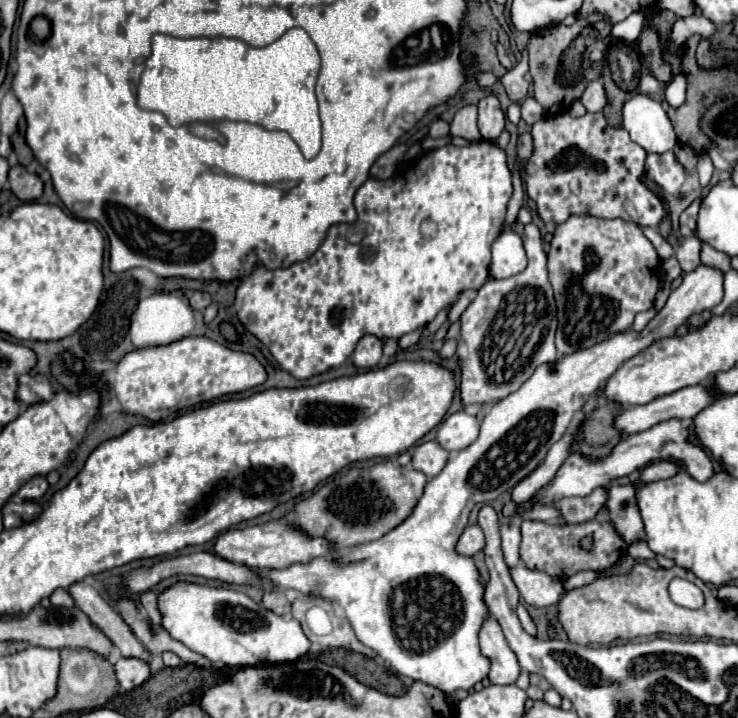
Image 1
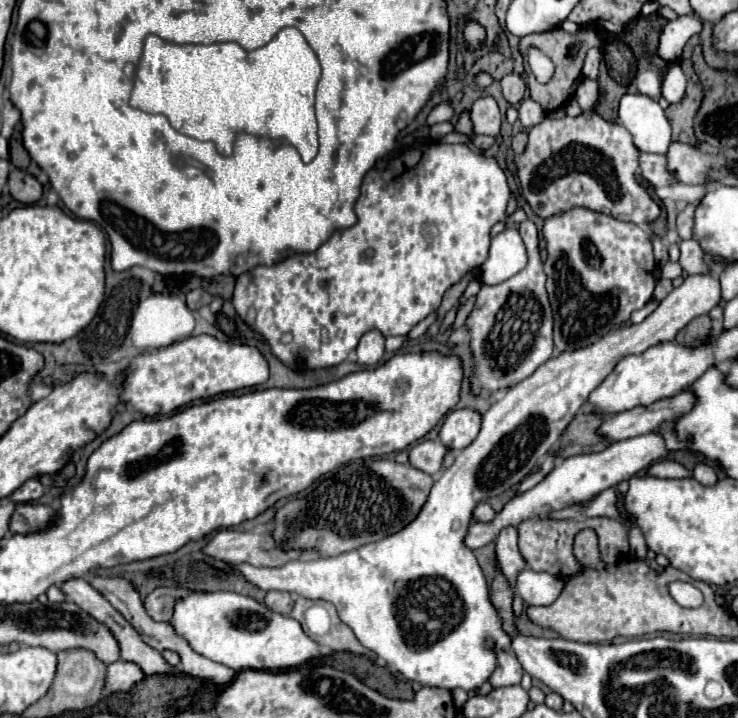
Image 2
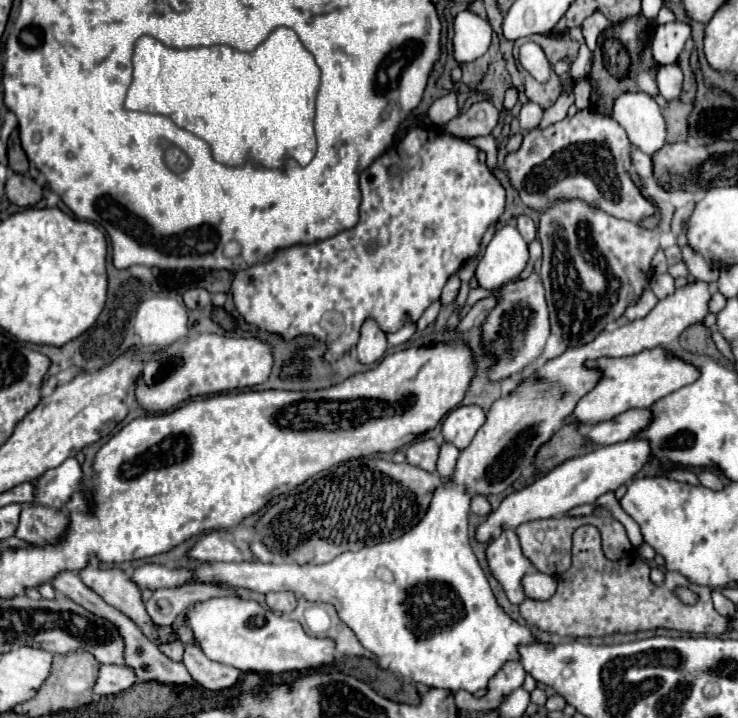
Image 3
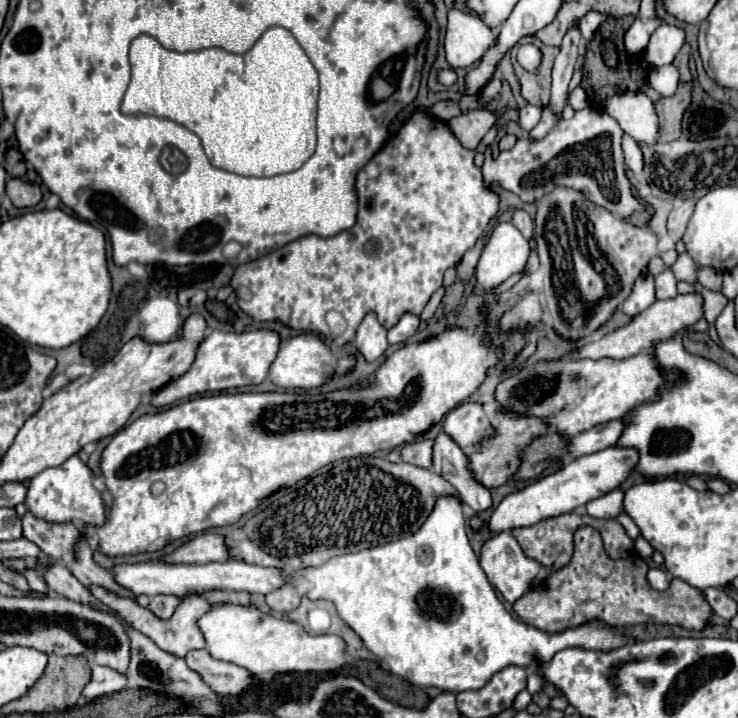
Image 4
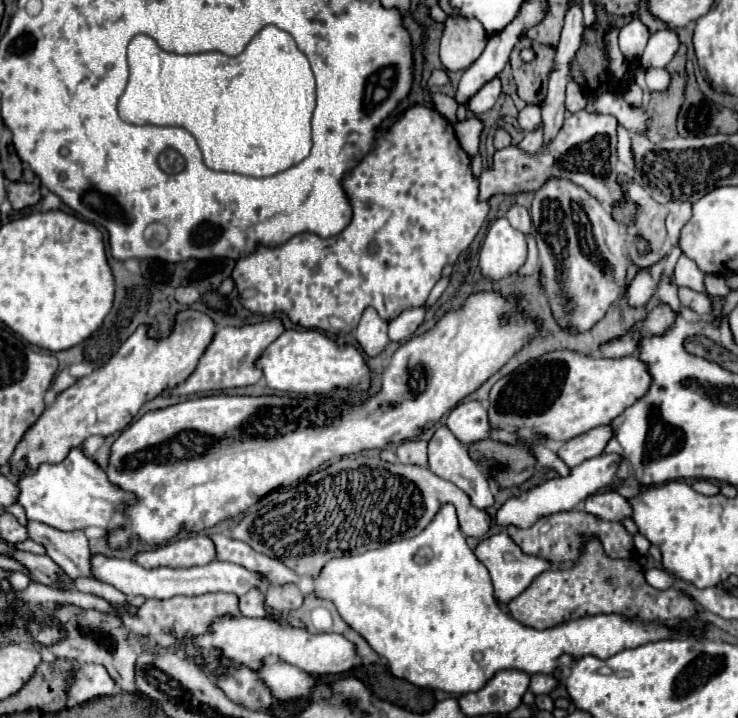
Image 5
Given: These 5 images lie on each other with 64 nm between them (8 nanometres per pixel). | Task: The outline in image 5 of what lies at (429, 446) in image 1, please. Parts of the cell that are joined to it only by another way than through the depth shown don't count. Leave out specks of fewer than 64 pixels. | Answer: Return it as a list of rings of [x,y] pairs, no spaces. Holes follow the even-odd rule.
[[[408,440],[402,442],[396,450],[396,456],[402,464],[428,466],[428,444],[424,440]]]

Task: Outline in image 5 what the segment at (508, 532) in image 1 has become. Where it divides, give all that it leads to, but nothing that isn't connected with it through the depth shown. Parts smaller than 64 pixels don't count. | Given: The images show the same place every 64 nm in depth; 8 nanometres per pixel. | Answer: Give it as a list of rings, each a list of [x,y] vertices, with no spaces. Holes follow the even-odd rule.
[[[506,530],[482,540],[478,546],[476,546],[476,556],[478,560],[488,568],[490,572],[490,578],[492,578],[492,584],[494,584],[494,596],[498,602],[504,602],[508,604],[510,600],[514,600],[516,596],[520,596],[530,584],[532,580],[536,580],[536,576],[540,576],[542,572],[550,570],[552,564],[538,558],[538,556],[528,556],[524,554],[516,544],[514,540],[508,536]]]

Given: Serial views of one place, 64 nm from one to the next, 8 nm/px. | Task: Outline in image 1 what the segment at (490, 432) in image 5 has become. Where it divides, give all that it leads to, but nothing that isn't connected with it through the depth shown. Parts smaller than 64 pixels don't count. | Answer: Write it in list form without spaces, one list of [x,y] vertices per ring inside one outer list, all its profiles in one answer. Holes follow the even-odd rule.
[[[456,412],[452,416],[448,416],[436,434],[436,442],[448,450],[448,452],[458,452],[460,448],[468,448],[468,444],[472,444],[478,436],[478,428],[480,422],[476,416],[472,416],[470,412]]]

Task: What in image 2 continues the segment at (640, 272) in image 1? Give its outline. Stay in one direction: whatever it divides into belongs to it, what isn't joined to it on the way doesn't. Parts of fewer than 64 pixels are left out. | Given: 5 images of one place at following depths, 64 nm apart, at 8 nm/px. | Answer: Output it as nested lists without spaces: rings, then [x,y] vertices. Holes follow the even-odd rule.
[[[572,208],[566,214],[552,216],[544,222],[544,238],[548,250],[544,272],[548,276],[546,288],[554,312],[554,346],[558,348],[558,352],[568,352],[594,344],[600,336],[604,336],[604,332],[624,326],[634,310],[650,302],[658,280],[658,270],[652,254],[650,236],[634,222],[622,222],[586,208]]]

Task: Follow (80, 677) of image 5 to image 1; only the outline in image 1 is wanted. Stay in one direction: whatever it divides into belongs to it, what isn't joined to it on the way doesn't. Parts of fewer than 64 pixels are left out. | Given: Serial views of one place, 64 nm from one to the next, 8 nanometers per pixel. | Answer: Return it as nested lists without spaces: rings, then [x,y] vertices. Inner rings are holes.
[[[120,658],[114,664],[118,682],[120,682],[120,690],[132,690],[138,688],[140,684],[144,684],[144,680],[148,680],[148,676],[152,676],[150,664],[146,660],[140,658]]]

